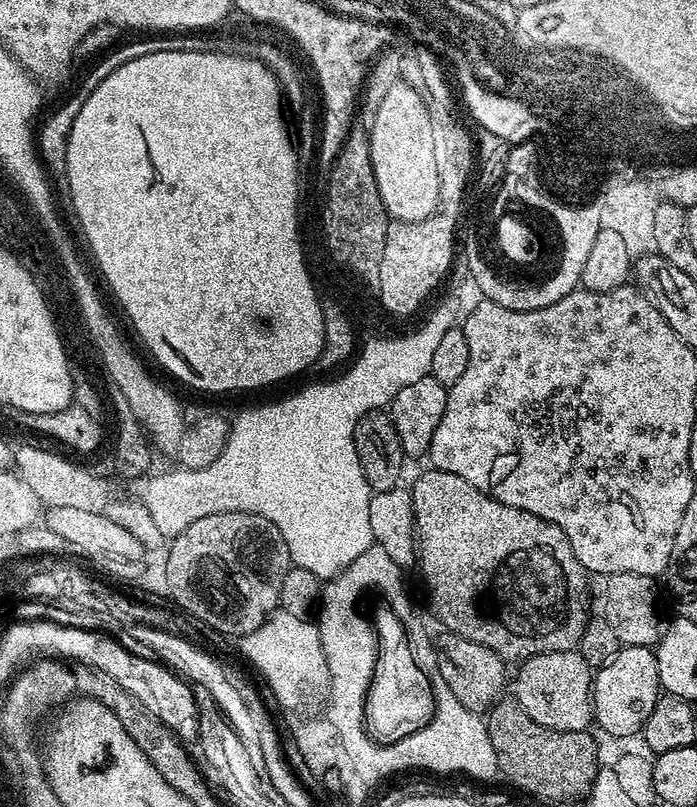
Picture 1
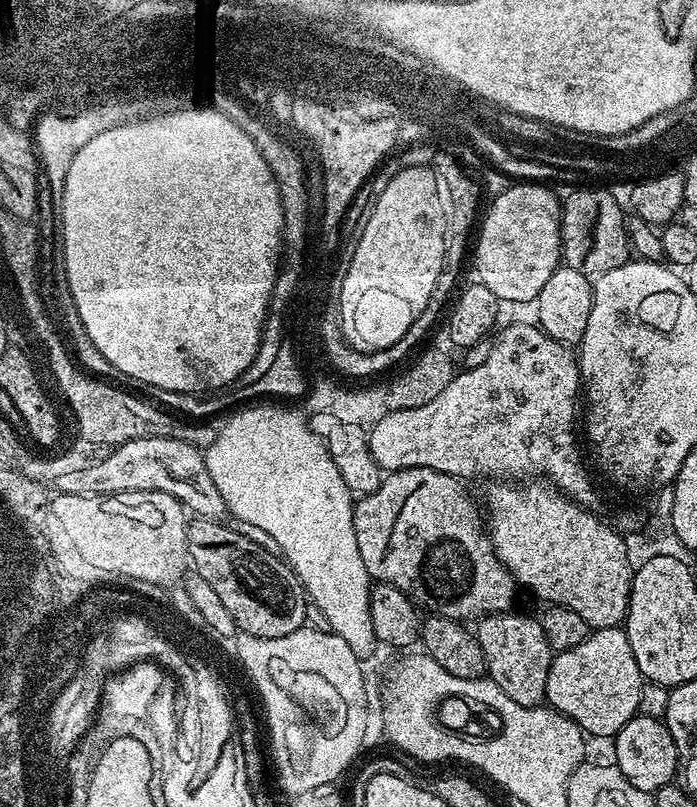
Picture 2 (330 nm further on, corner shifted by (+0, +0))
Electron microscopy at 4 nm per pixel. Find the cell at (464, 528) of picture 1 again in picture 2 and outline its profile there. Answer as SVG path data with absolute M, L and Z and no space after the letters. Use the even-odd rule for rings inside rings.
M403 468L387 473L378 490L355 501L352 510L354 538L358 538L362 566L366 566L373 581L394 586L425 613L476 622L485 616L509 611L515 605L512 603L516 600L518 585L494 550L482 519L481 505L476 505L463 487L467 488L457 477L429 468Z

